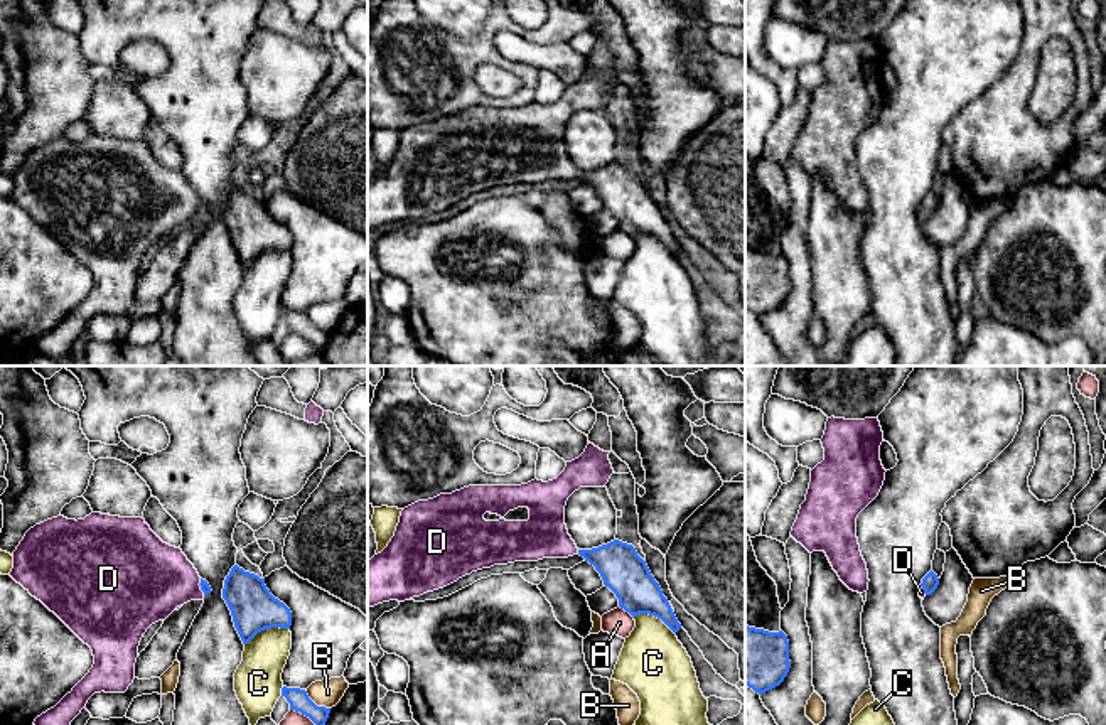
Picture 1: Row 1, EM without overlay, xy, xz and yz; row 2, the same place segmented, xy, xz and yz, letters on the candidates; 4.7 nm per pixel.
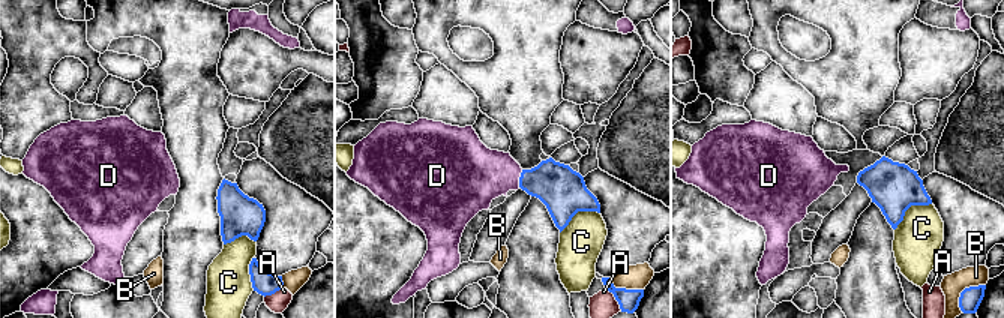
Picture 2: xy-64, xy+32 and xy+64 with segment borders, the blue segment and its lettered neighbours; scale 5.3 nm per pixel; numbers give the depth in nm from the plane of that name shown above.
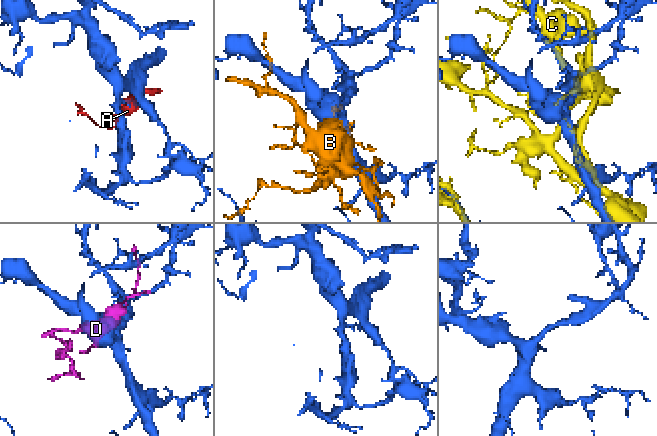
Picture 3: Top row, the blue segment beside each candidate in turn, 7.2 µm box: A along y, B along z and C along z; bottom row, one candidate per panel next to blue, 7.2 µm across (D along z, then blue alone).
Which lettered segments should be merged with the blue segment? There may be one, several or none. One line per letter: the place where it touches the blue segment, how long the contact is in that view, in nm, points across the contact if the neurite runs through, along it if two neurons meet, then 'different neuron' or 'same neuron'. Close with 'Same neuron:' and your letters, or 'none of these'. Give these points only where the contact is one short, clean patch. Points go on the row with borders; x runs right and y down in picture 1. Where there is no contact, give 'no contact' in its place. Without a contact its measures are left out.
A: contact xy (304, 714); length 150 nm; different neuron
B: contact xy (314, 703); length 160 nm; different neuron
C: contact xy (267, 628); length 240 nm; different neuron
D: contact xy (201, 587); length 80 nm; way xy (204, 585), (201, 587), (150, 579); same neuron
Same neuron: D

